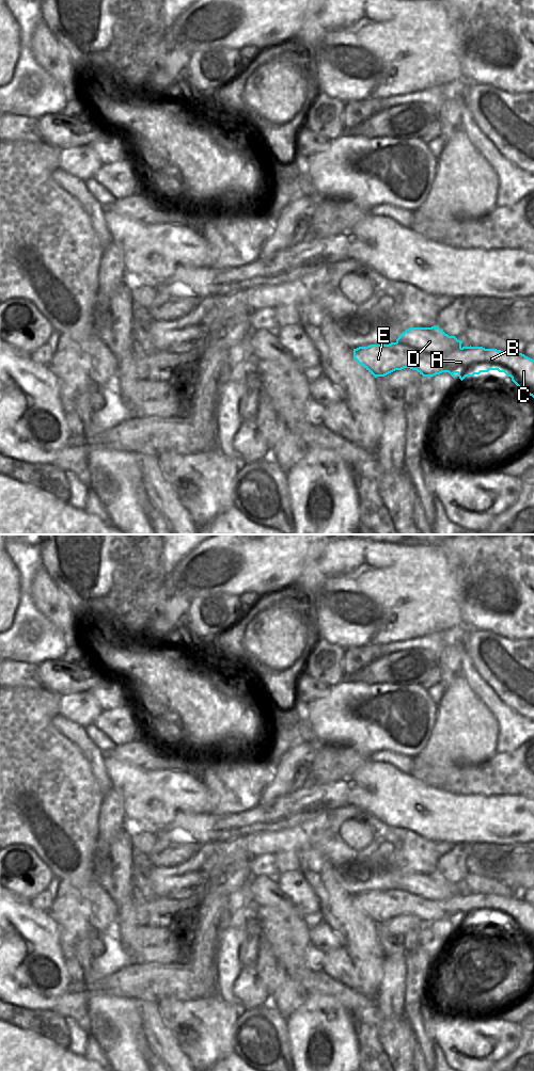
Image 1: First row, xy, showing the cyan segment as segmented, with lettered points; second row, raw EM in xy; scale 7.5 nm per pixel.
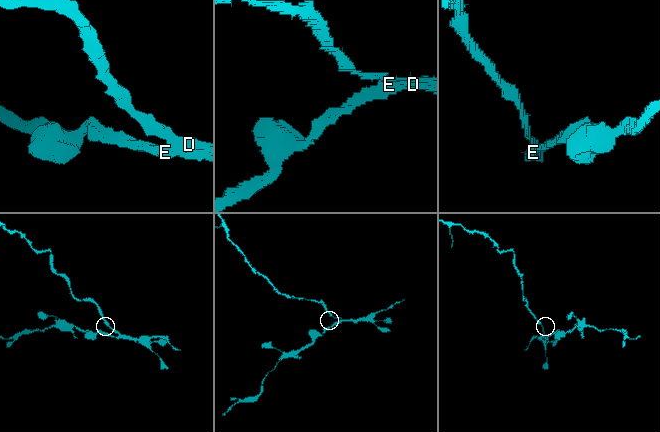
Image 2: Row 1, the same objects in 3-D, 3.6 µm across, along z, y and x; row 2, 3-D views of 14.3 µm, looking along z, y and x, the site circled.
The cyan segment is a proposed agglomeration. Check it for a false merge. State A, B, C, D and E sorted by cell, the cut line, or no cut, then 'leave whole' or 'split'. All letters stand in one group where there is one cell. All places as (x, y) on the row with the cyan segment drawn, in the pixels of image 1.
A B C E / D | xy (396, 341), (427, 352), (445, 352), (451, 348) | split

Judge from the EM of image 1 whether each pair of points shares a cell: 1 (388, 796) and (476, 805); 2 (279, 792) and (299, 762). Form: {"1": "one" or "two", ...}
{"1": "one", "2": "one"}

